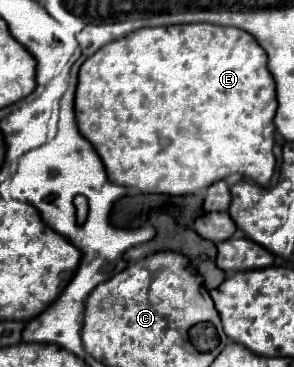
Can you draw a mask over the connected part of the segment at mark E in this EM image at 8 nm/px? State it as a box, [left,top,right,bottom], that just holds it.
[76,24,278,196]

